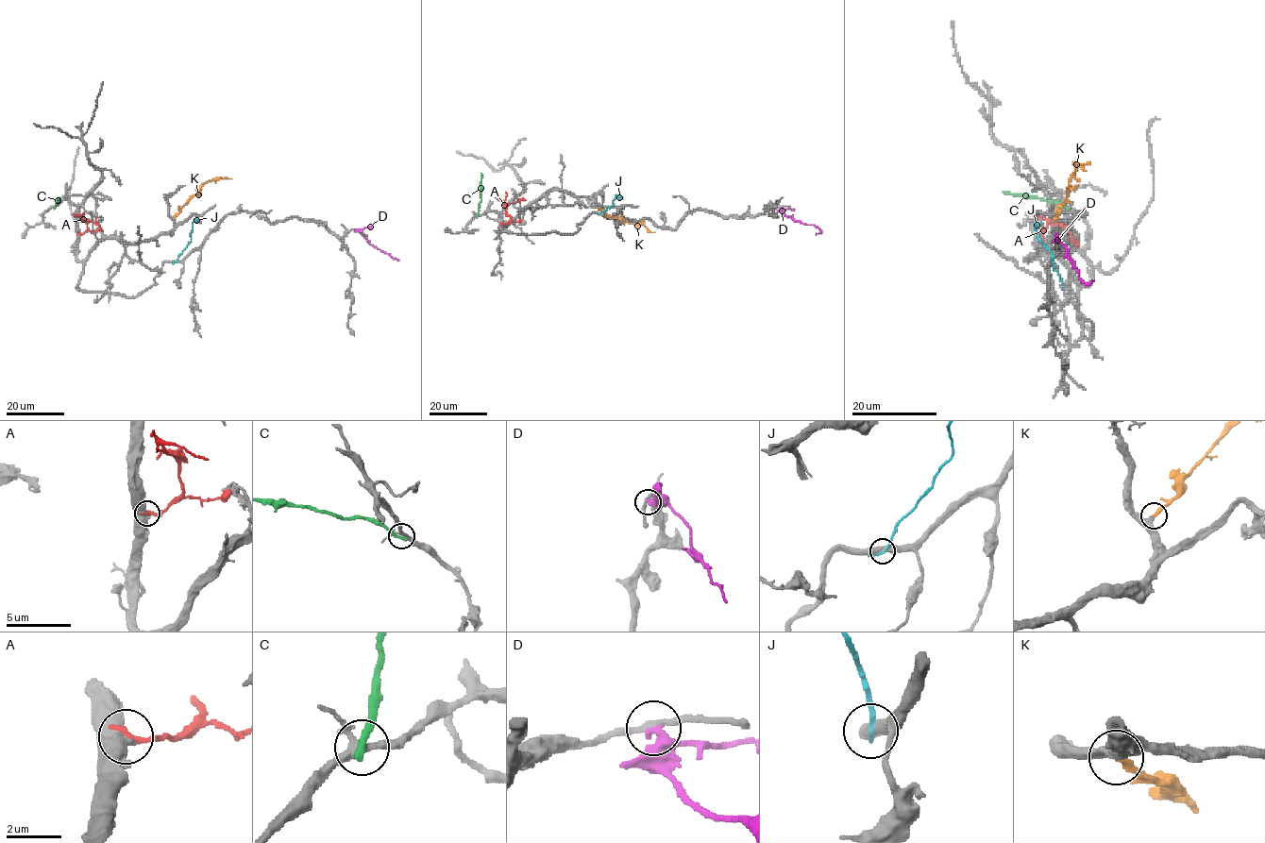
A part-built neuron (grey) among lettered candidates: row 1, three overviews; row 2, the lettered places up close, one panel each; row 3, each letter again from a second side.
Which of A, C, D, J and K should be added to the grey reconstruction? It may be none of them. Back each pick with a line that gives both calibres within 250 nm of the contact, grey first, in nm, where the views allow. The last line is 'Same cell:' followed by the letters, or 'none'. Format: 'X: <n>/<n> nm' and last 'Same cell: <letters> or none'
K: 280/280 nm
Same cell: K

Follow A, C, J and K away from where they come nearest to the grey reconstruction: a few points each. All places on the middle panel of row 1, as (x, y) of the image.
A: (502, 223), (510, 220), (506, 206), (525, 200)
C: (477, 215), (480, 173)
J: (598, 212), (614, 206), (615, 195), (622, 198)
K: (597, 208), (628, 223), (642, 223), (649, 230), (653, 231)

